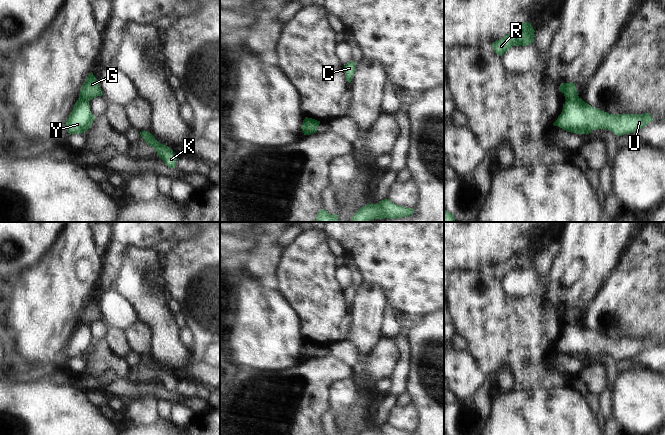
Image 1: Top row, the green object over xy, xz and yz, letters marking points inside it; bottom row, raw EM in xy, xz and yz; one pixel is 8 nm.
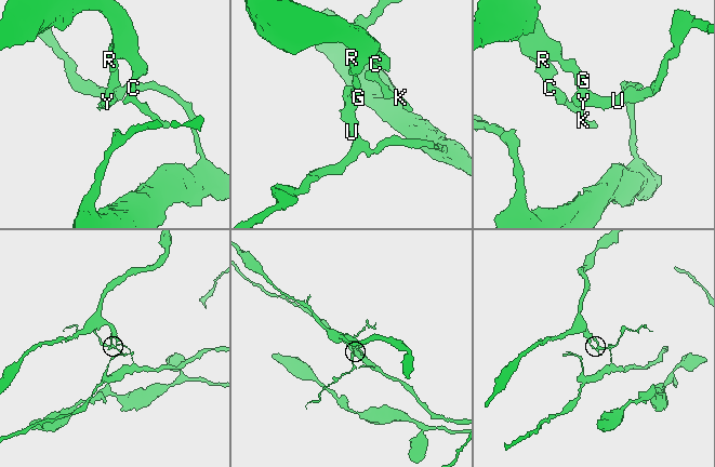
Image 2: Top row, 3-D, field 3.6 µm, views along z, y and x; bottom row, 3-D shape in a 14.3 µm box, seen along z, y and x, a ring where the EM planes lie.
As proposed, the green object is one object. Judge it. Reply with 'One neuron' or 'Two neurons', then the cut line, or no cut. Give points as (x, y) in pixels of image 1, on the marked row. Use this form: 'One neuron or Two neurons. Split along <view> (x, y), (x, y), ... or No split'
Two neurons. Split along yz (578, 97), (566, 100)

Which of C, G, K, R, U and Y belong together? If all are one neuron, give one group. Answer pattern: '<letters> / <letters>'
C G K R / U Y

